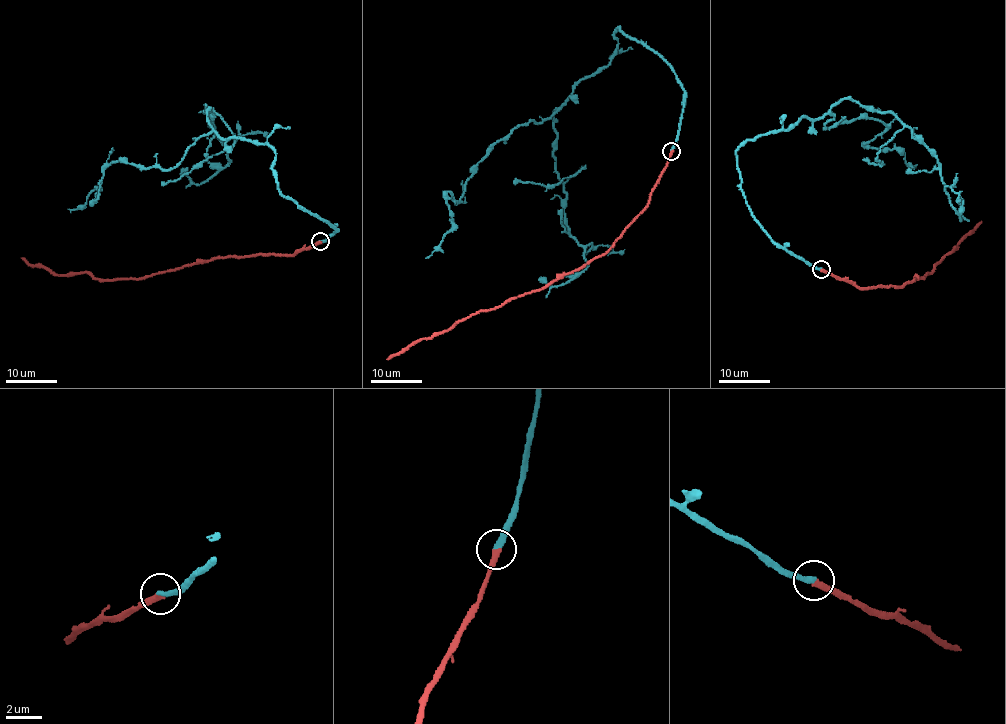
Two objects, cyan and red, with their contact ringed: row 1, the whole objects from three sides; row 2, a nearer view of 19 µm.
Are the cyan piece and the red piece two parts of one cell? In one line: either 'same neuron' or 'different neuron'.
same neuron

